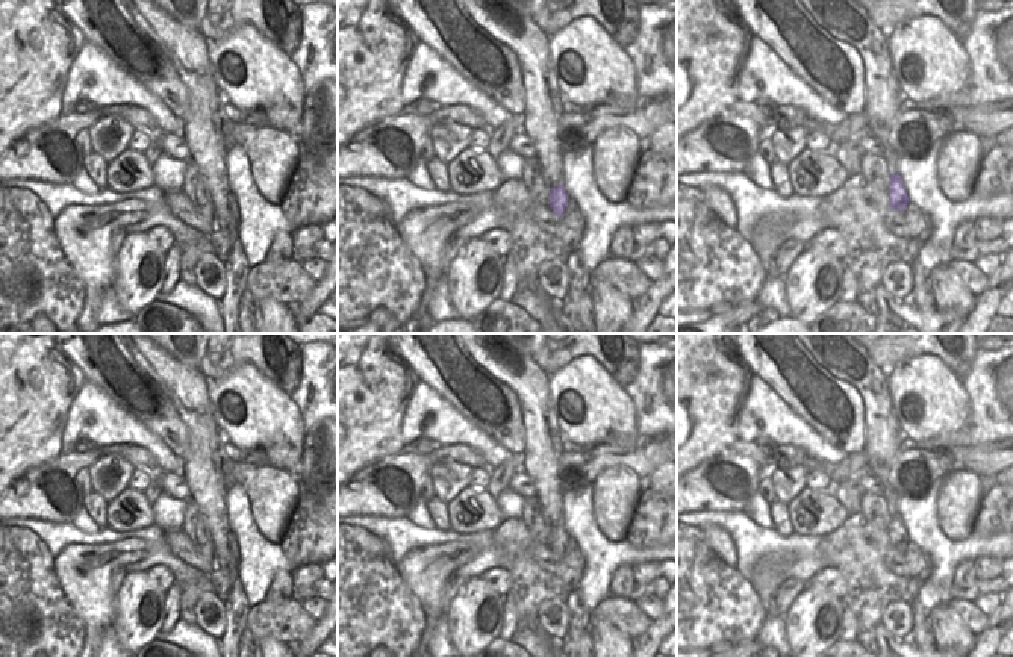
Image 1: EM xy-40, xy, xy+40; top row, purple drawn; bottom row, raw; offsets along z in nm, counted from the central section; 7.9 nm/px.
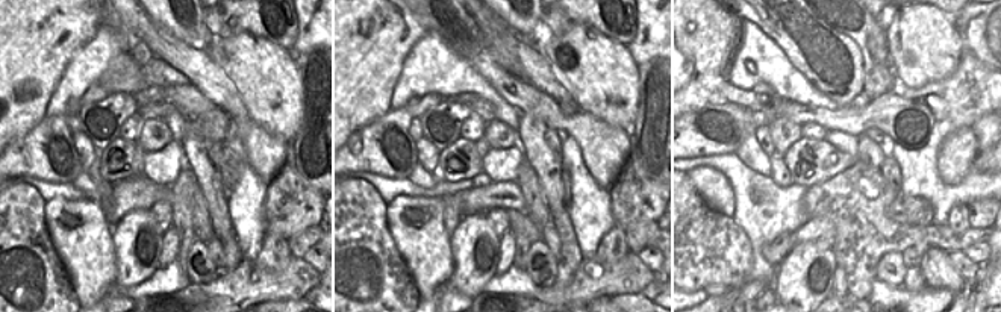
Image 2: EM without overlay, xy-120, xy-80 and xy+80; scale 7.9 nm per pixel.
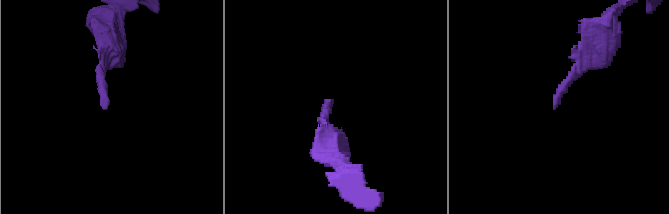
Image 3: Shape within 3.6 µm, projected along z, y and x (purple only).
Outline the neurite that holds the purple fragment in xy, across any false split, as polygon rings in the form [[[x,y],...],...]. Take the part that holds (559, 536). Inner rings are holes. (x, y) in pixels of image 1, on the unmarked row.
[[[562,524],[559,525],[553,525],[551,527],[551,531],[550,531],[550,546],[553,548],[553,551],[557,554],[557,556],[563,556],[565,551],[566,551],[566,546],[568,546],[568,539],[569,539],[569,534]]]

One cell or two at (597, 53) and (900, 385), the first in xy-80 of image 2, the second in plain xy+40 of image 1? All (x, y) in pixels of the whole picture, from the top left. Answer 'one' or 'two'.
one

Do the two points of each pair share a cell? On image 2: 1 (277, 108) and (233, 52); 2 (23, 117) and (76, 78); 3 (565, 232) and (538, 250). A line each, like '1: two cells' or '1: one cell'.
1: one cell
2: two cells
3: two cells

